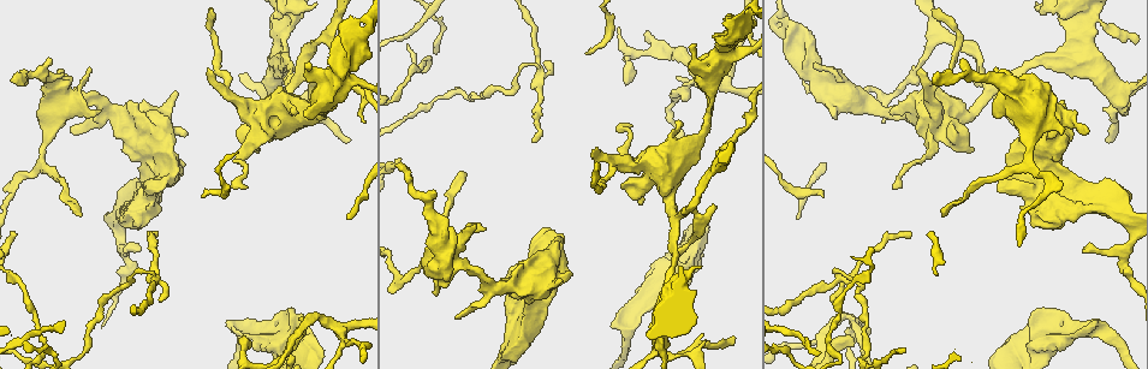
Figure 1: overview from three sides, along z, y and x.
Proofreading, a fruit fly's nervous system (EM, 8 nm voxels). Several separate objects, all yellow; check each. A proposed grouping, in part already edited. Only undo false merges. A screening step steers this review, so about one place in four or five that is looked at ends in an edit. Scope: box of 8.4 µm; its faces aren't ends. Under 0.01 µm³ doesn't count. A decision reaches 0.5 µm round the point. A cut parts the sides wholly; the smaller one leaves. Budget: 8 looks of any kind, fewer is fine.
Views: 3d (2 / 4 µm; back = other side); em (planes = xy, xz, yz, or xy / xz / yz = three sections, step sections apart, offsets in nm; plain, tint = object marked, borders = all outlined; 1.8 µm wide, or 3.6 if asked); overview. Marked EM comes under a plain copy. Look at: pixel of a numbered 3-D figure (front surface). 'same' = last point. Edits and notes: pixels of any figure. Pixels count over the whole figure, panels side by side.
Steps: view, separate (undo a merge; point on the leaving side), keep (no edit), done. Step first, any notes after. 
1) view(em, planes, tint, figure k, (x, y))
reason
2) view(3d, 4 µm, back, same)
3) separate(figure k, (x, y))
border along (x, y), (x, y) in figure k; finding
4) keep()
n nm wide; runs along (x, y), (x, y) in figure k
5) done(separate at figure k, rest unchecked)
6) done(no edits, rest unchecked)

view(em, 3.6 µm, planes, tint, figure 1, (112, 108))
thin arm on a thick one

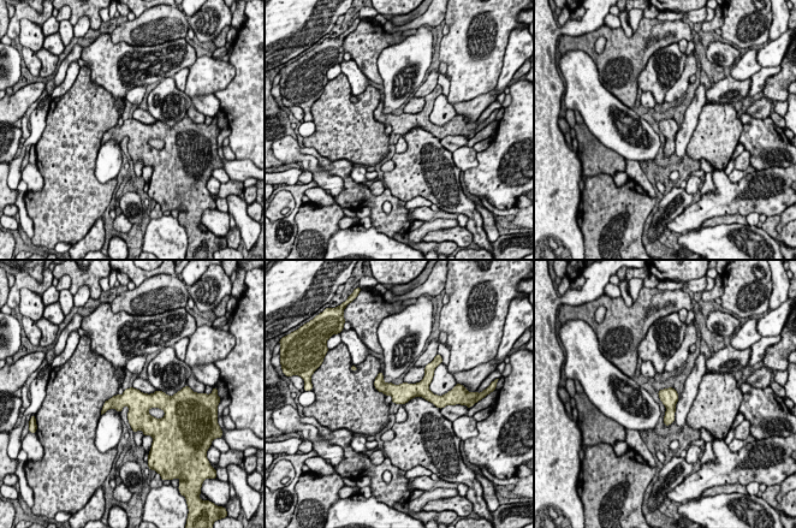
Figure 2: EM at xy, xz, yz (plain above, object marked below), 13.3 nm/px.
keep()
240 nm wide; runs along (428, 377), (416, 390), (376, 384) in figure 2; all the same neuron

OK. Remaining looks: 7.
view(em, xy, step 16, tint, figure 1, (536, 68))

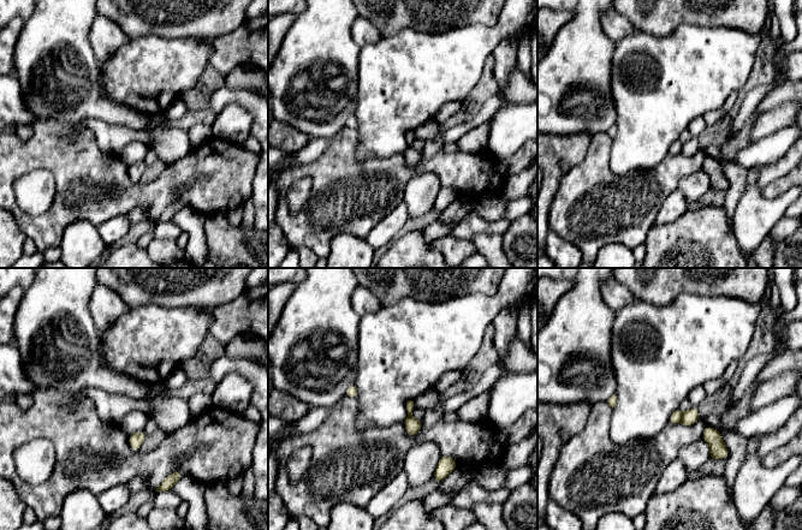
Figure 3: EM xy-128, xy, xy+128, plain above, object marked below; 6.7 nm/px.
separate(figure 3, (690, 417))
border along (683, 412), (679, 422) in figure 3; a second neuron is stuck on

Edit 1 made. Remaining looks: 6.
view(overview)
redraw

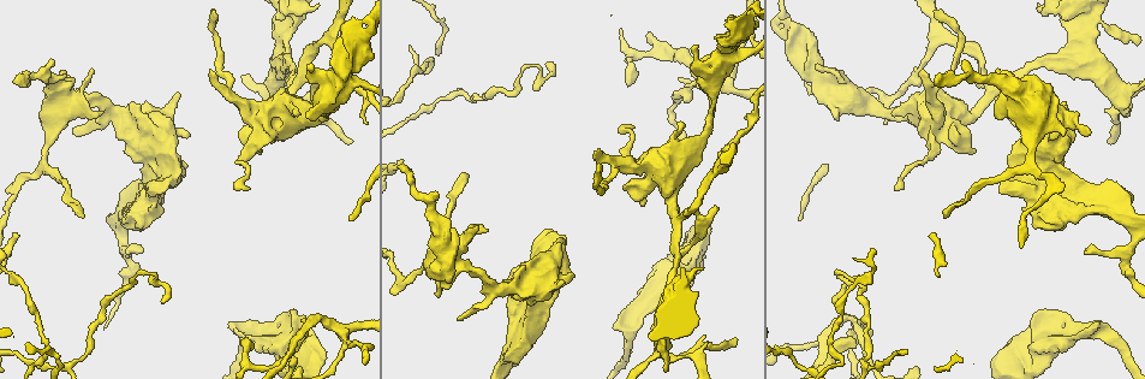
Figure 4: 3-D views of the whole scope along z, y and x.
view(3d, 4 µm, figure 4, (852, 97))
calibre changes

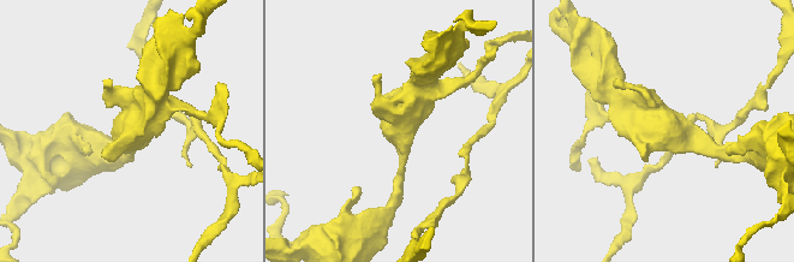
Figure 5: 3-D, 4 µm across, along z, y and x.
view(em, 3.6 µm, yz, step 8, tint, figure 5, (669, 128))

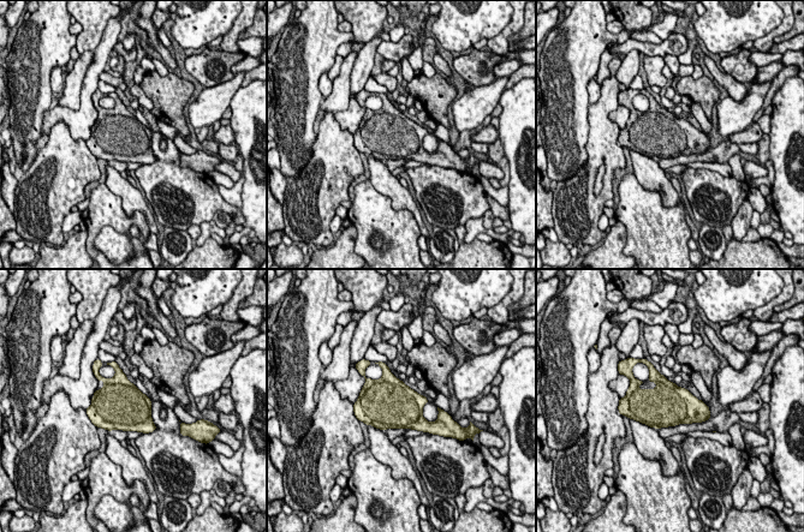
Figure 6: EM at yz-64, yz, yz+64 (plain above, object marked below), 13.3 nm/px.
view(em, 3.6 µm, planes, tint, same)

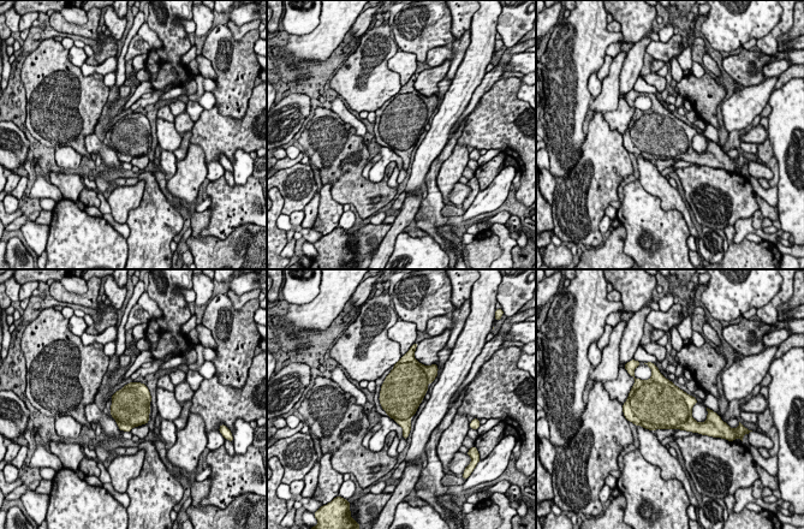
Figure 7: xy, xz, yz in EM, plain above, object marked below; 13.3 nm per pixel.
keep()
500 nm wide; all the same neuron

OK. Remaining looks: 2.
done(separate at figure 3, rest unchecked)

